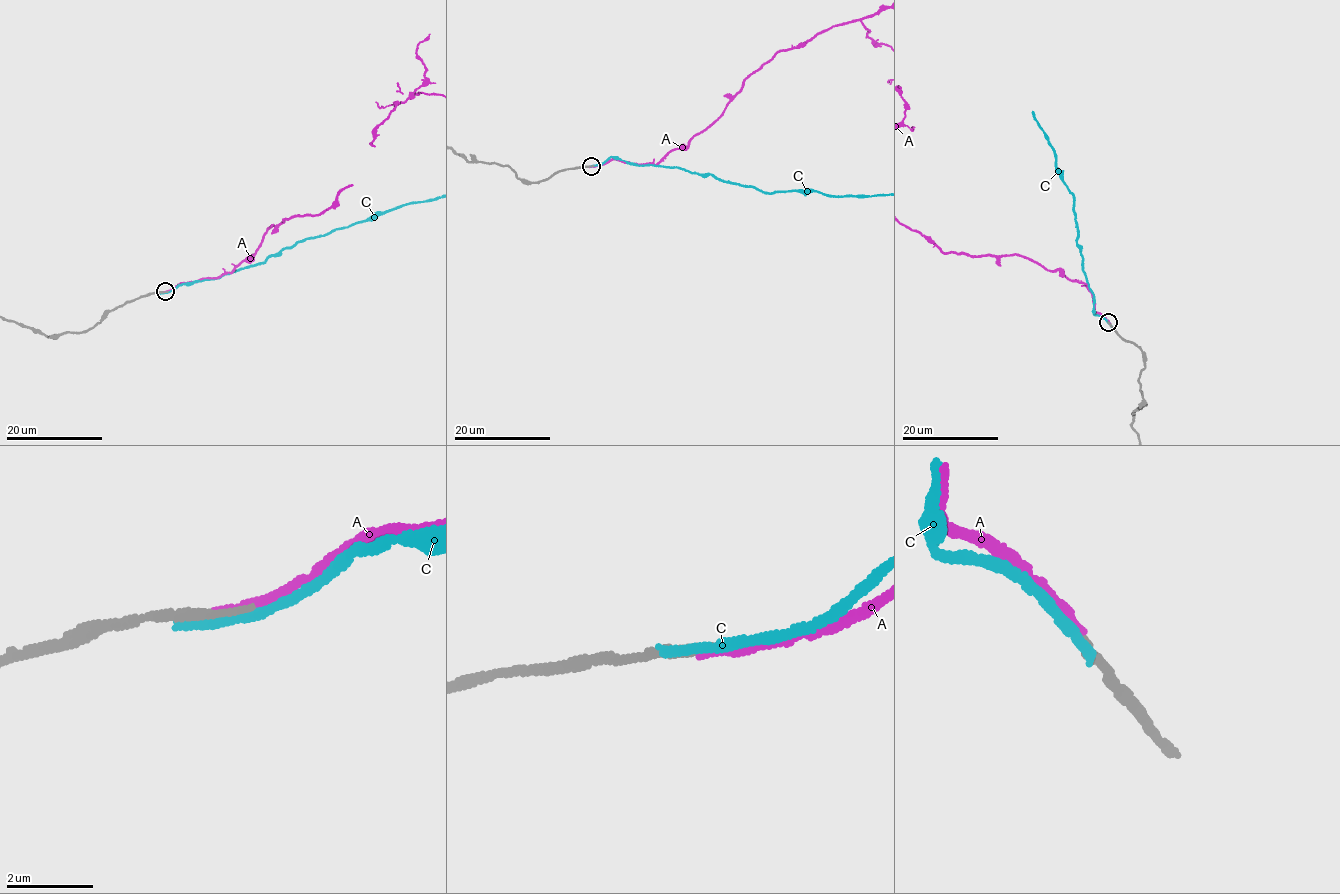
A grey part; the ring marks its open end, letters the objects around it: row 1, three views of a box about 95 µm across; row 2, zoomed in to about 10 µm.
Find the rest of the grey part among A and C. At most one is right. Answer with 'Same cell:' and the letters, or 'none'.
Same cell: A

